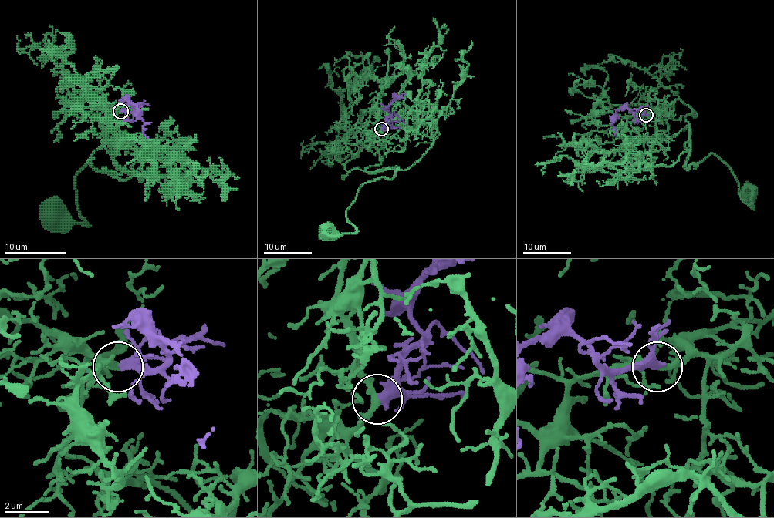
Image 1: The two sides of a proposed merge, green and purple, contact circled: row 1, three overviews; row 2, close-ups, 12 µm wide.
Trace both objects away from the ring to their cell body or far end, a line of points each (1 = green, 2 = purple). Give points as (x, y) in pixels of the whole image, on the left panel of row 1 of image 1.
1: (120, 112), (74, 93), (111, 158), (137, 178), (117, 179), (88, 161), (76, 176), (88, 224), (54, 213)
2: (120, 112), (133, 110), (131, 102), (137, 109), (137, 116), (143, 122), (143, 133), (148, 138)

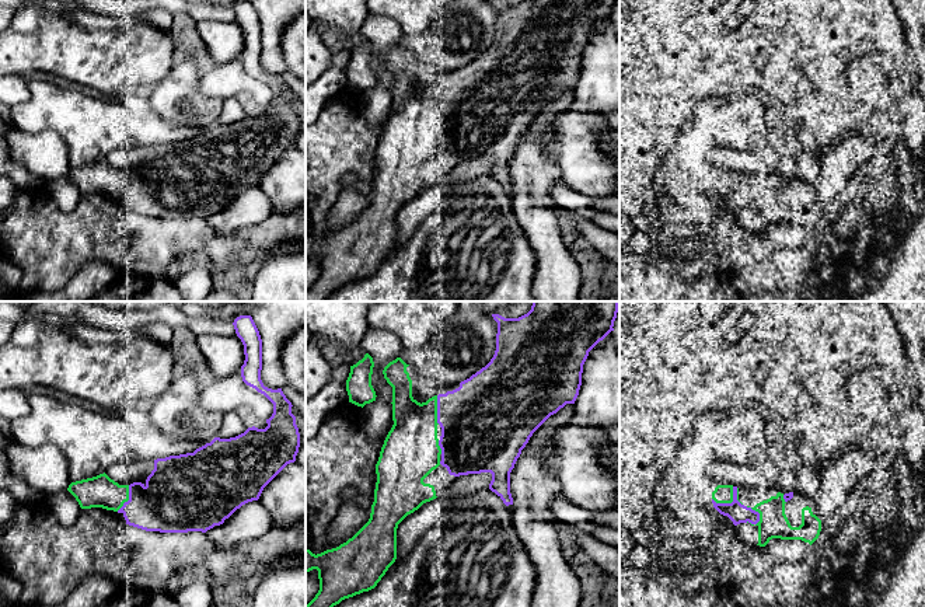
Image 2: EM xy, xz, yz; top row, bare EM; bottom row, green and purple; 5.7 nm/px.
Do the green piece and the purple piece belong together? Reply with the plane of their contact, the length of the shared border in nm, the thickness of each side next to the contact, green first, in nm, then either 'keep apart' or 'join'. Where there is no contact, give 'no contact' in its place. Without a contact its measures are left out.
yz | 150 nm | 110/110 nm | join

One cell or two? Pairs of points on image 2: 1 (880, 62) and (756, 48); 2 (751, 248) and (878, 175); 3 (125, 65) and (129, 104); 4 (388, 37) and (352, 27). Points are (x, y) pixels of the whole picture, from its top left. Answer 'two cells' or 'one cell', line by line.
1: two cells
2: two cells
3: two cells
4: two cells

